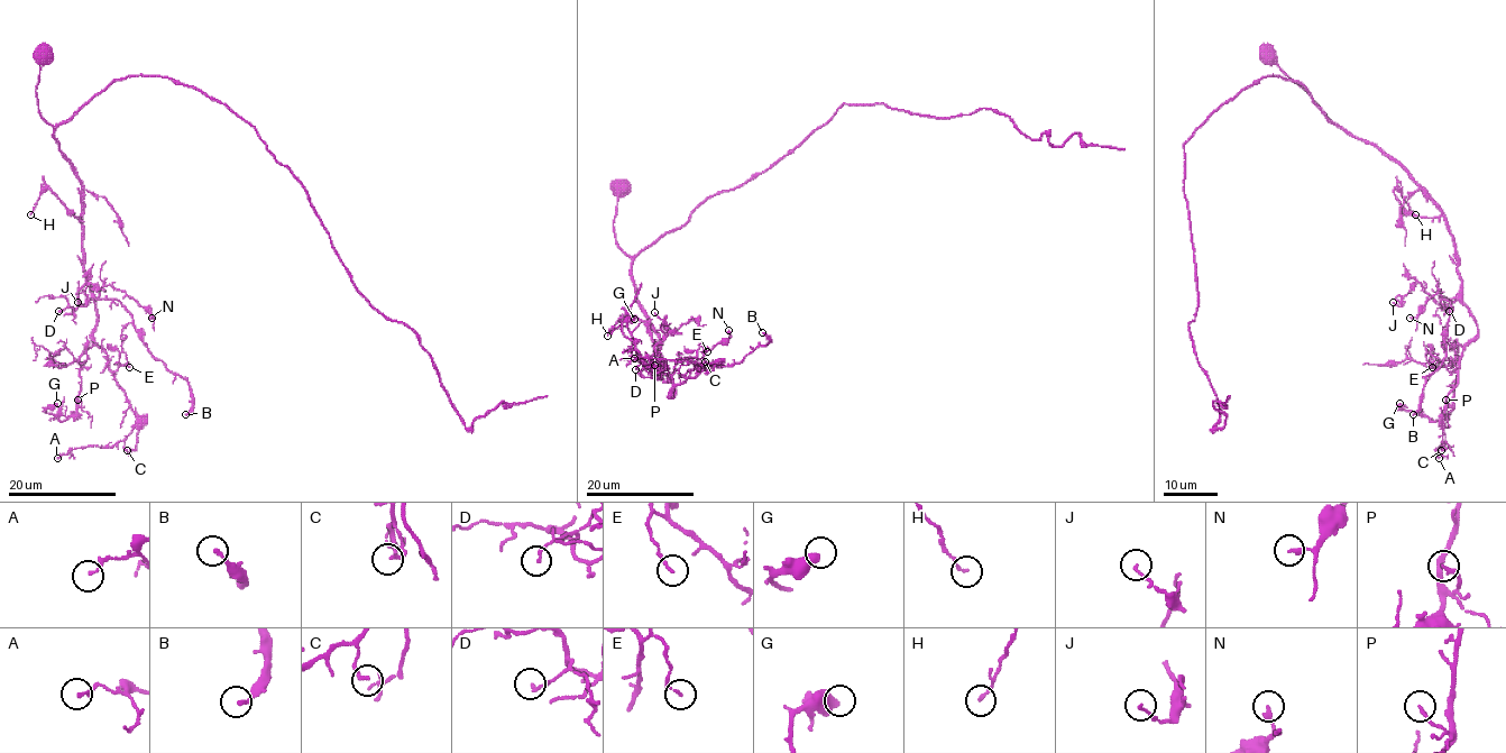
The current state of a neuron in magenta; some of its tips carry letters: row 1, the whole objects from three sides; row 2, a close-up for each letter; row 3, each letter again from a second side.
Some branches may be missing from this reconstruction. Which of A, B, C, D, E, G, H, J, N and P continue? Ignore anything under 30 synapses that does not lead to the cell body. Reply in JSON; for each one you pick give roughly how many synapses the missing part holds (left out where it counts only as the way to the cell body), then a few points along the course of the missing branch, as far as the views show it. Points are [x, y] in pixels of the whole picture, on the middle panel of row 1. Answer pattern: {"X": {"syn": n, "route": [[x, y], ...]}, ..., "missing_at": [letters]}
{"missing_at": []}

